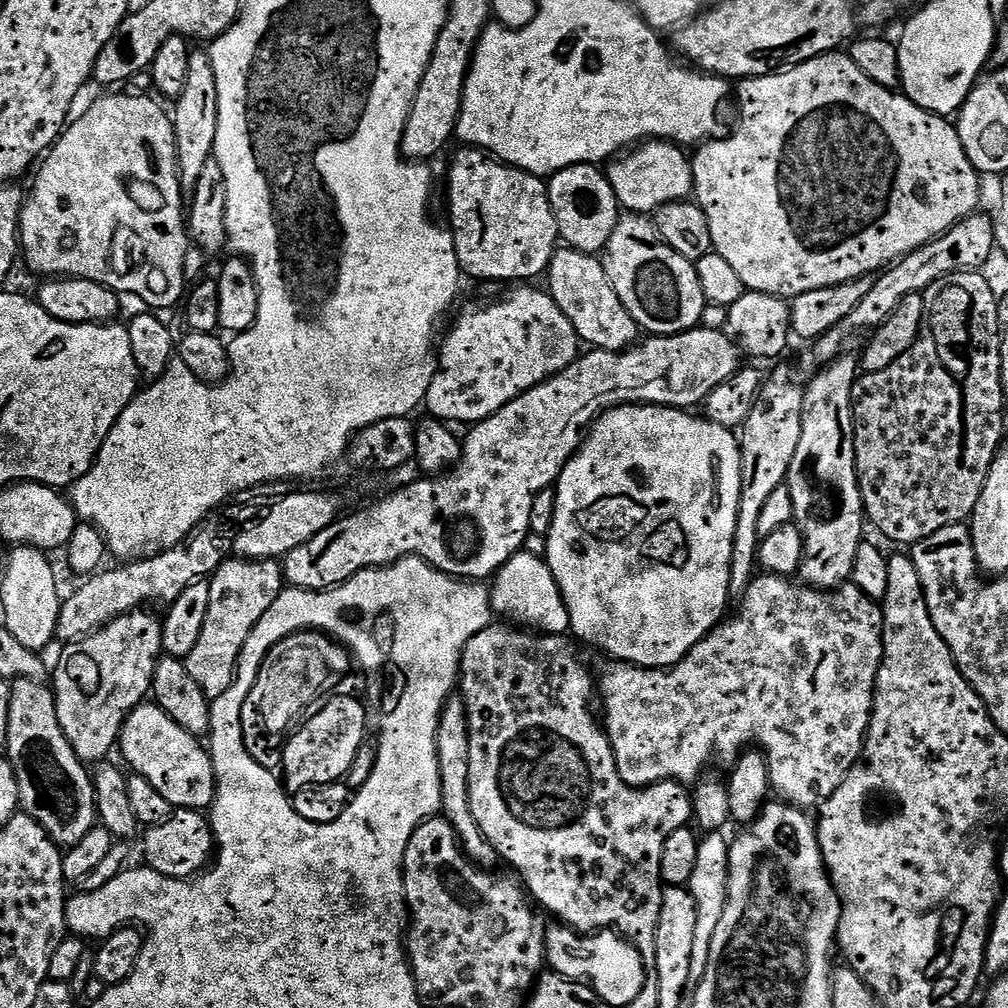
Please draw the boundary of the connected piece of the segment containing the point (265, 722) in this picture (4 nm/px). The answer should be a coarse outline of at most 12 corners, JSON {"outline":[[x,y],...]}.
{"outline":[[326,632],[275,644],[240,715],[254,762],[279,769],[290,733],[343,681]]}

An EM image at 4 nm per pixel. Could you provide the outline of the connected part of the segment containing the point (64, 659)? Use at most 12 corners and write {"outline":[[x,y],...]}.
{"outline":[[128,612],[65,643],[58,722],[85,765],[151,693],[162,620]]}

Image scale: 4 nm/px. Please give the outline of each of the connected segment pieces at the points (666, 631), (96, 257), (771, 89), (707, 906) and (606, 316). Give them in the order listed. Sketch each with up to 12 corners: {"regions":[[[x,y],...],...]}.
{"regions":[[[597,416],[546,559],[577,641],[668,668],[725,619],[741,441]],[[104,96],[20,210],[22,260],[186,296],[172,117]],[[840,50],[691,157],[747,291],[863,280],[979,209],[955,123]],[[707,833],[686,886],[698,910],[688,992],[696,993],[728,901],[729,837]],[[557,247],[546,291],[589,349],[637,343],[603,259]]]}

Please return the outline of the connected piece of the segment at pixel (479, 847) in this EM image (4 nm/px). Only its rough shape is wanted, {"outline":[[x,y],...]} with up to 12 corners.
{"outline":[[463,699],[440,711],[436,753],[443,819],[485,870],[494,846],[470,810],[470,734]]}

